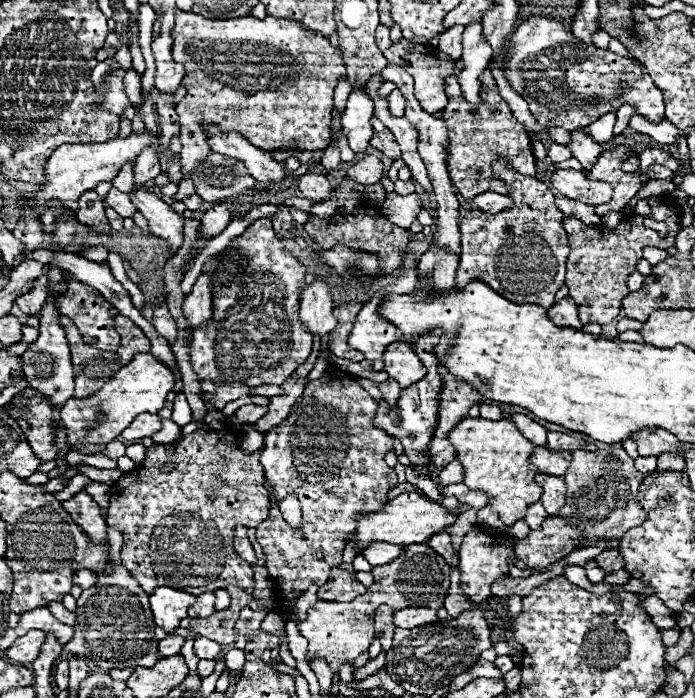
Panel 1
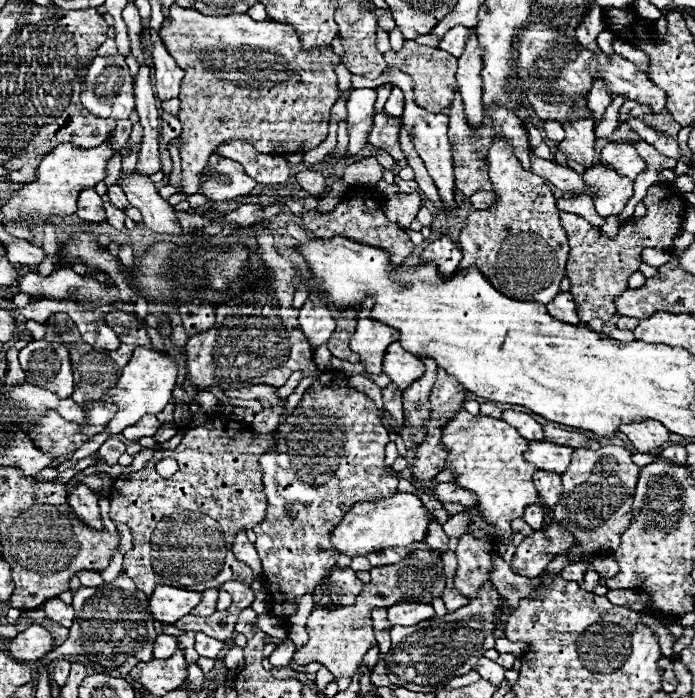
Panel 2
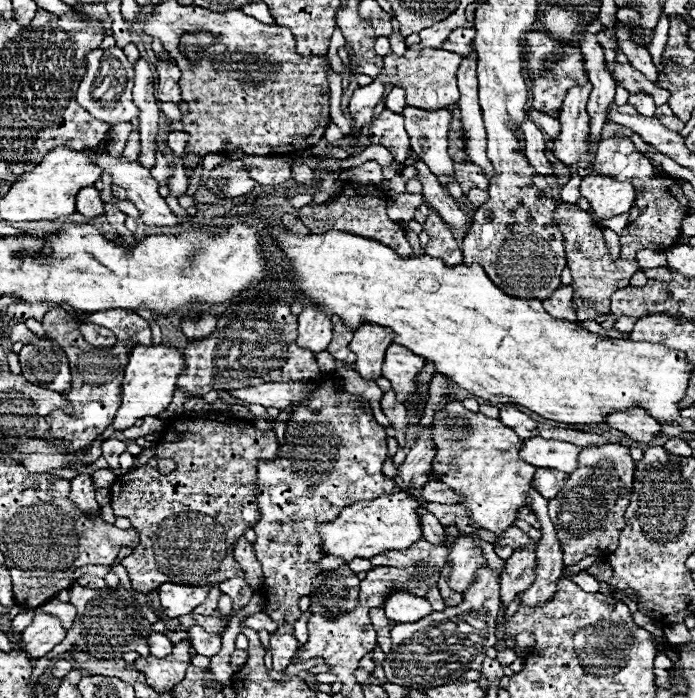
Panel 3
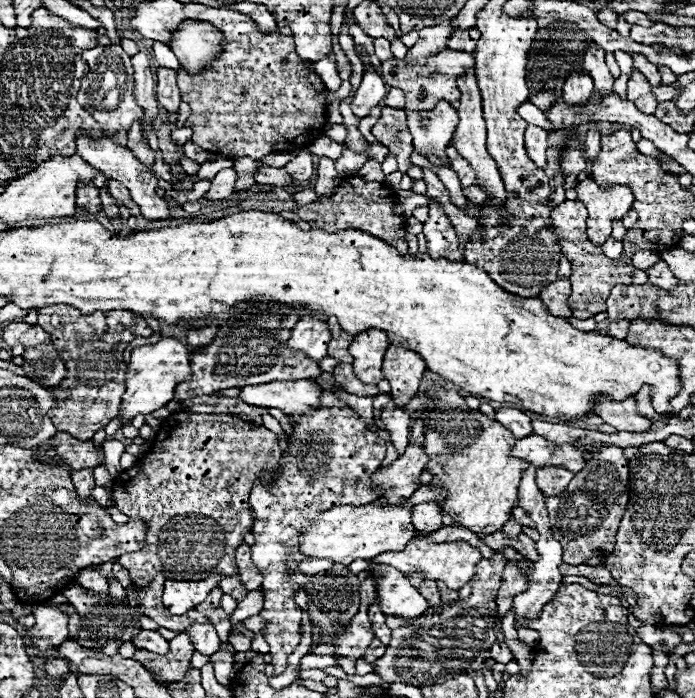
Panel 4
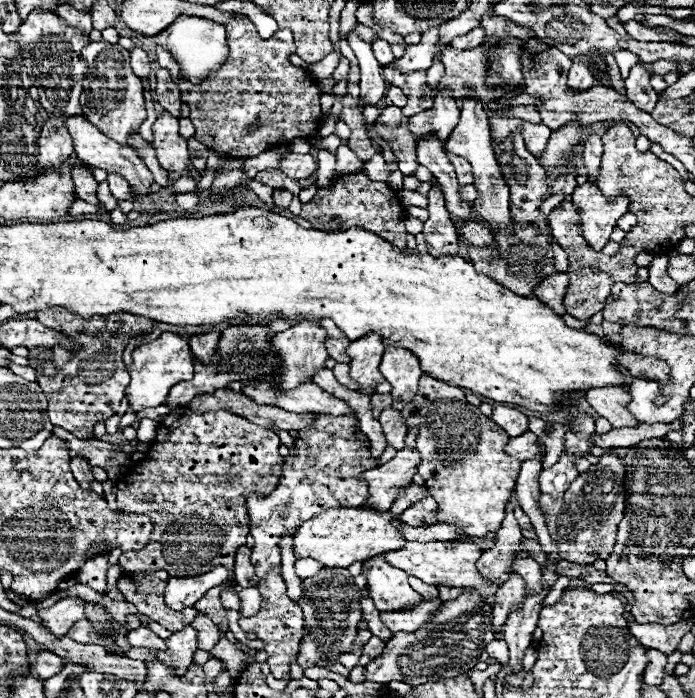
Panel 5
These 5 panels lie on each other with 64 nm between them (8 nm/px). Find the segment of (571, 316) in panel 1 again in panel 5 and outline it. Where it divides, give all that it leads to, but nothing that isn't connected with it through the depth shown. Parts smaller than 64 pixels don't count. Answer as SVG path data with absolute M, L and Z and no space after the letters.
M556 270L554 274L538 282L538 286L534 288L534 296L540 302L544 302L548 308L552 308L556 314L564 314L566 310L562 306L562 300L566 294L566 286L568 286L568 274Z

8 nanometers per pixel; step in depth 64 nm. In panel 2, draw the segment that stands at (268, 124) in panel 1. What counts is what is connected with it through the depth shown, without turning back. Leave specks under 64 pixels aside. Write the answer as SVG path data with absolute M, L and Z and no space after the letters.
M172 4L168 8L170 16L162 22L158 36L162 38L166 50L172 58L186 70L184 80L196 80L202 74L204 84L182 84L180 92L180 114L182 120L182 192L194 194L200 188L196 174L206 166L208 156L224 142L240 140L254 146L262 154L290 154L306 152L316 148L328 136L330 108L338 100L336 74L334 66L340 62L340 56L332 48L302 50L296 30L288 24L274 20L256 22L248 14L230 14L230 16L204 16L194 8L180 8Z

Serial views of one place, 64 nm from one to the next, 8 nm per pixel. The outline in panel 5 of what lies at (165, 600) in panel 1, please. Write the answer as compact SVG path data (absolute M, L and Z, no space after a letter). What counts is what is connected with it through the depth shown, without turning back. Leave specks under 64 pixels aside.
M216 566L210 572L204 572L200 576L186 576L186 578L170 578L164 598L166 604L172 610L182 610L188 606L194 606L196 600L200 600L200 596L204 596L204 592L208 592L208 588L220 586L230 578L228 568L224 566Z

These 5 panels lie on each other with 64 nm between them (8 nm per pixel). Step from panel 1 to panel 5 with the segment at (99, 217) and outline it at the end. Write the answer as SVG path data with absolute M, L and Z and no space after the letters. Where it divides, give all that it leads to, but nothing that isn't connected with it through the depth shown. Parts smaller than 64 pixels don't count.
M86 164L72 166L72 180L74 180L74 186L76 186L76 196L80 200L86 200L90 204L98 204L98 198L96 198L98 182L94 180L94 176L92 176L92 172Z

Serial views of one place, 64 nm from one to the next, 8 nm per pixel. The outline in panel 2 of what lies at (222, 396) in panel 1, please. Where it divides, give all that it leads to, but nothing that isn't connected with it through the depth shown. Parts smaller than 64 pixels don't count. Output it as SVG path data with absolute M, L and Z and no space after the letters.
M254 384L250 388L242 388L242 390L226 390L226 394L230 398L244 398L244 400L266 400L270 402L272 406L274 404L280 404L284 402L284 398L280 398L276 394L276 386L270 386L270 384Z

